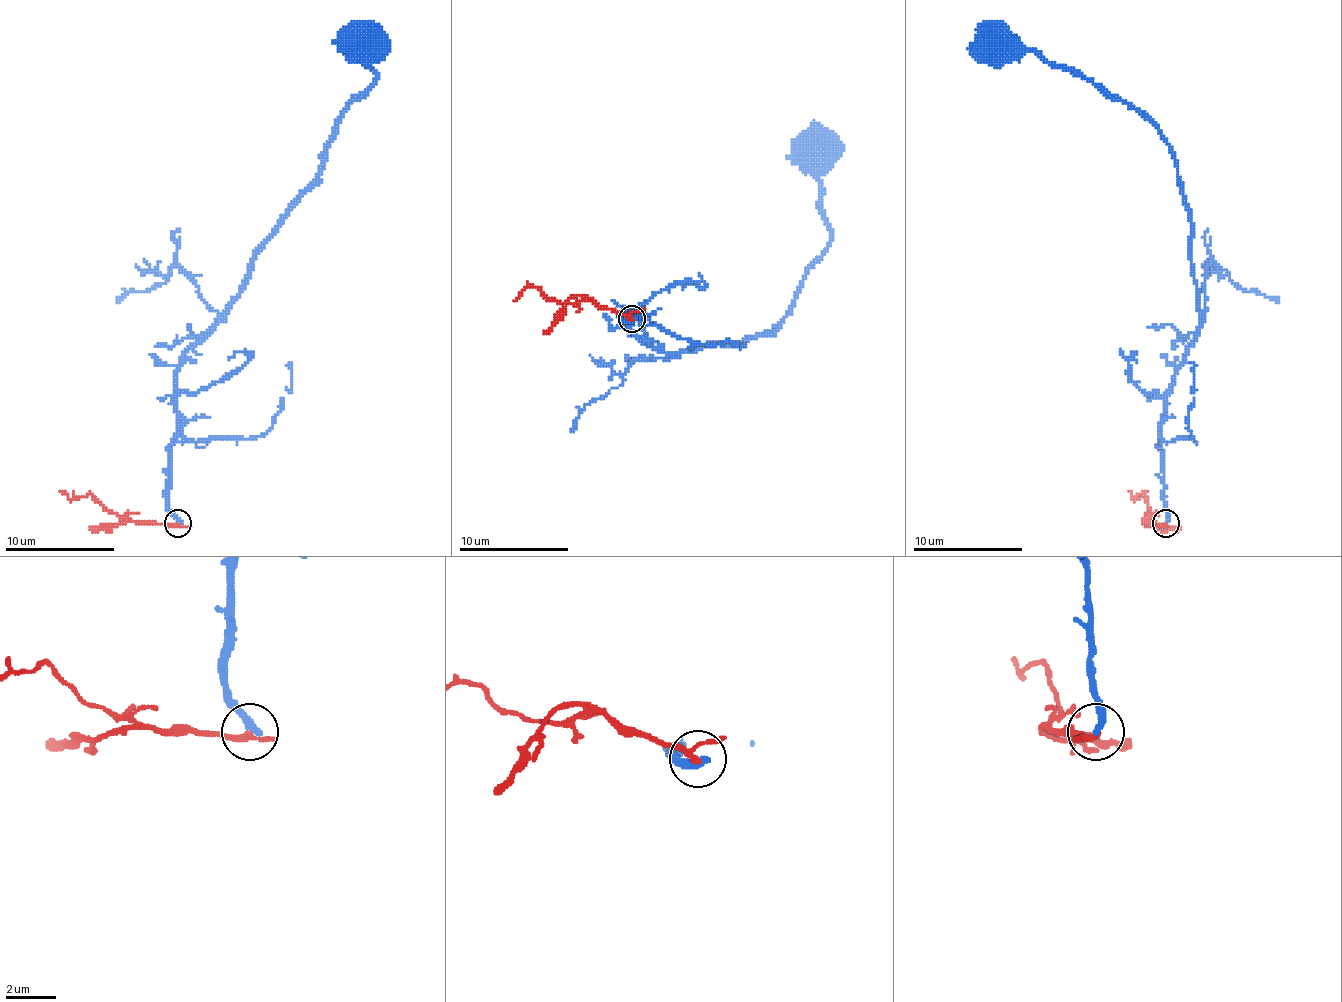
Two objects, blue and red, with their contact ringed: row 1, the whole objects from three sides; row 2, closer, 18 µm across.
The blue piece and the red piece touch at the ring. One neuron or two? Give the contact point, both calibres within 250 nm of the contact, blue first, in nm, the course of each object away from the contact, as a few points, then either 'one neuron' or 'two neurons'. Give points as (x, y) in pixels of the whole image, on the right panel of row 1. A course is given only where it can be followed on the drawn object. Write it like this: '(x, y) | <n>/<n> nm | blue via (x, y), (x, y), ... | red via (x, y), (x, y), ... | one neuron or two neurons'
(1166, 523) | 320/190 nm | blue via (1167, 521), (1164, 393), (1199, 319), (1175, 152), (1087, 79), (1052, 68), (1008, 35), (997, 35), (1000, 43) | red via (1167, 524), (1145, 521), (1150, 513), (1147, 499), (1142, 494), (1134, 496), (1136, 499), (1147, 491) | two neurons

